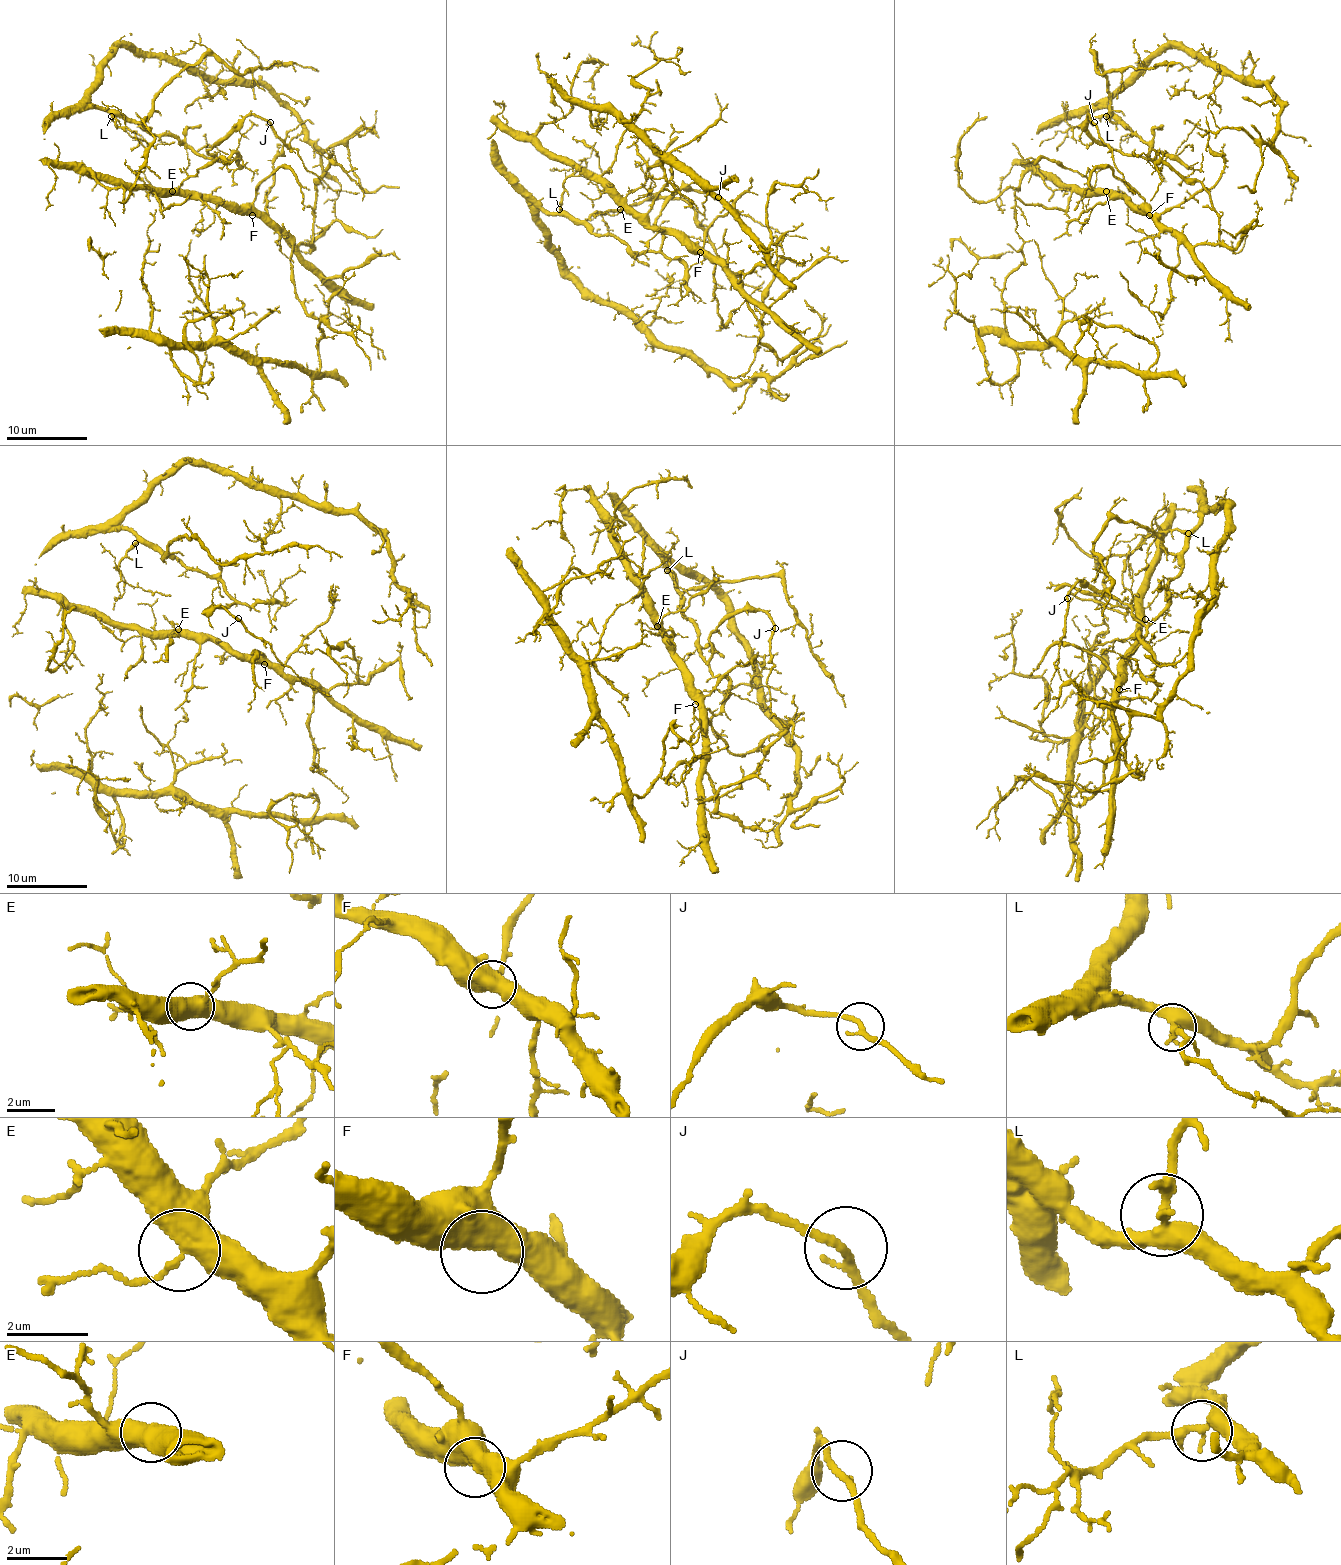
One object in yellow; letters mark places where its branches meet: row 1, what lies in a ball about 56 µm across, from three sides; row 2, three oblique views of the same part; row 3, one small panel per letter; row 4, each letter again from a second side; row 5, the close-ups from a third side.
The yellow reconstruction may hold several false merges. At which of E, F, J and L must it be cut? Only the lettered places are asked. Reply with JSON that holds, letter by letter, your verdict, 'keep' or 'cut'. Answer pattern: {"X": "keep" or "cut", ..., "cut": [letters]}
{"E": "keep", "F": "keep", "J": "keep", "L": "keep", "cut": []}

